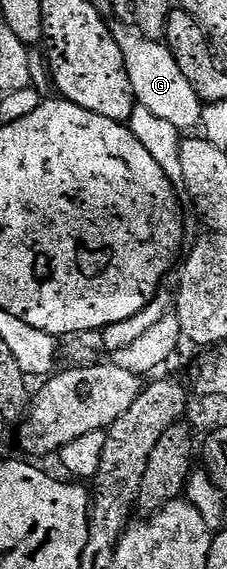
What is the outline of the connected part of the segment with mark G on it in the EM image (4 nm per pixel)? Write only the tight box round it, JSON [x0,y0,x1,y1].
[112,22,203,130]

